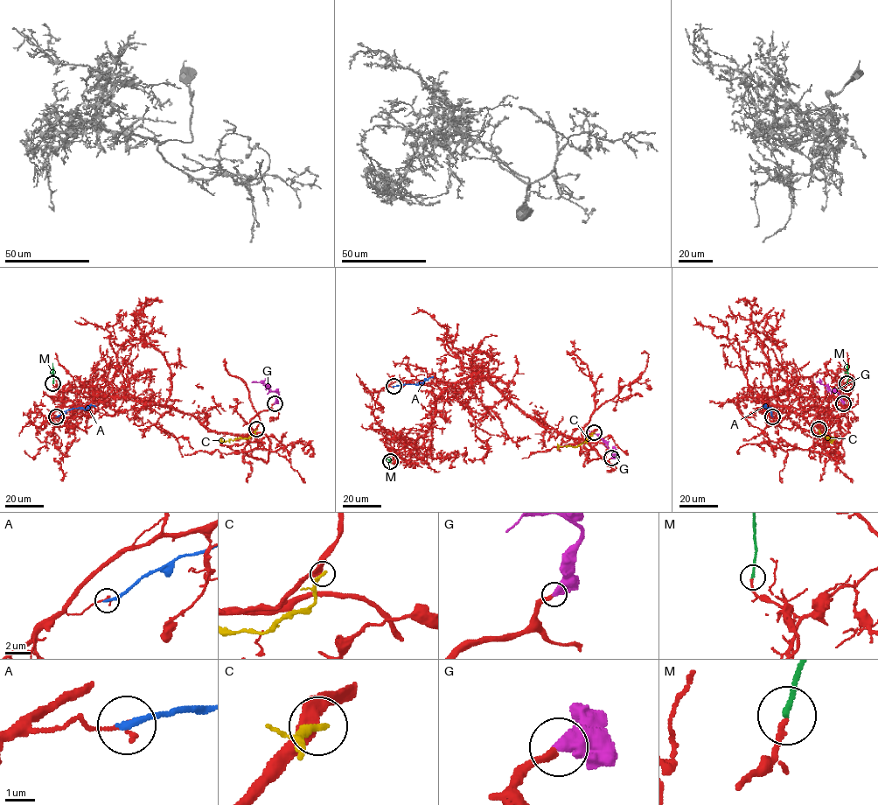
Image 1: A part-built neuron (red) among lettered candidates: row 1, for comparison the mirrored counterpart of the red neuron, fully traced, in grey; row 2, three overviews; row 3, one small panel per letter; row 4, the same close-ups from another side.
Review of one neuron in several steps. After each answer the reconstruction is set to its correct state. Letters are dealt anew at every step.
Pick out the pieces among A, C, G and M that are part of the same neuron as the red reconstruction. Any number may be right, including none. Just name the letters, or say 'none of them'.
G, M

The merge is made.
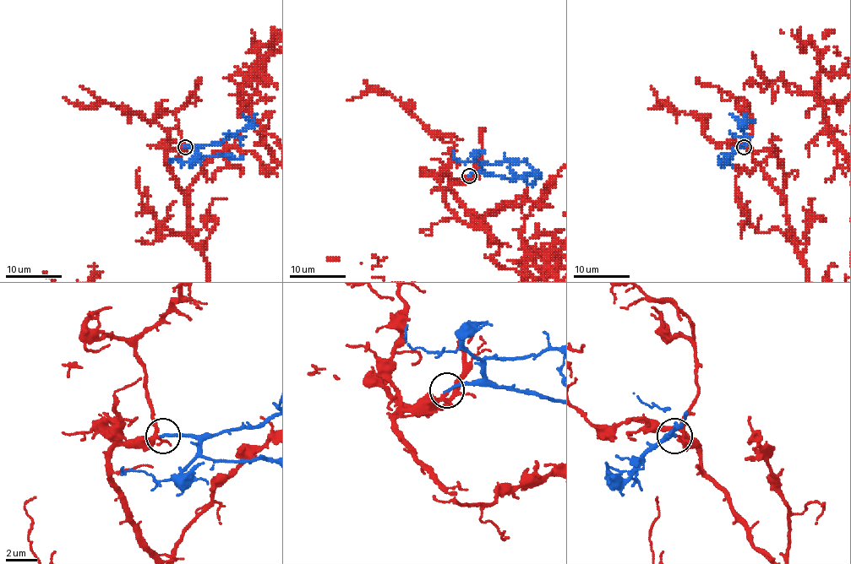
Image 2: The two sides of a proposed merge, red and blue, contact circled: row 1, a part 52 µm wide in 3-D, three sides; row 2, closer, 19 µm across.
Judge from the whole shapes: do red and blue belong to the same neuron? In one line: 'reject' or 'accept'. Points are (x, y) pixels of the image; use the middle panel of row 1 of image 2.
accept

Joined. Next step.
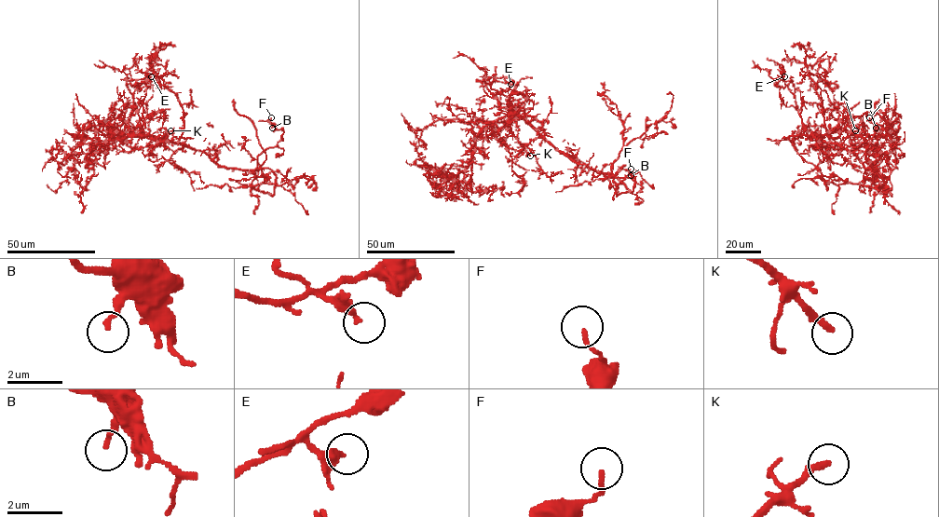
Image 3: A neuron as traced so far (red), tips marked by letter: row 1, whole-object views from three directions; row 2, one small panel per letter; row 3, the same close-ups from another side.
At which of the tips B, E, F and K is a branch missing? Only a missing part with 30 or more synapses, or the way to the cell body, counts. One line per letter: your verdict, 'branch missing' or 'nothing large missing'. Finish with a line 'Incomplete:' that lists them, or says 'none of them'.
B: nothing large missing
E: nothing large missing
F: nothing large missing
K: branch missing
Incomplete: K

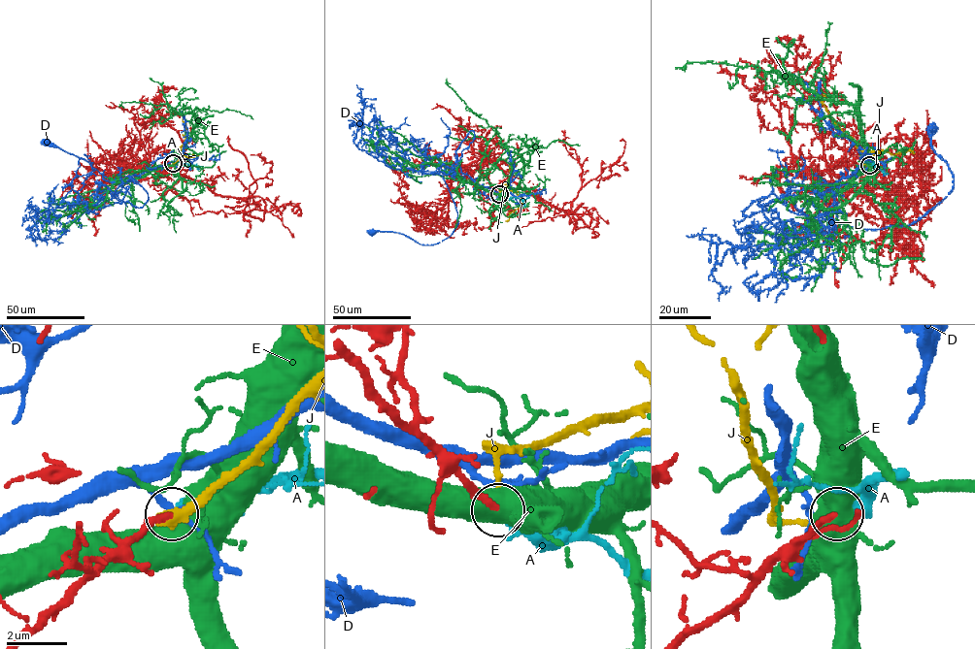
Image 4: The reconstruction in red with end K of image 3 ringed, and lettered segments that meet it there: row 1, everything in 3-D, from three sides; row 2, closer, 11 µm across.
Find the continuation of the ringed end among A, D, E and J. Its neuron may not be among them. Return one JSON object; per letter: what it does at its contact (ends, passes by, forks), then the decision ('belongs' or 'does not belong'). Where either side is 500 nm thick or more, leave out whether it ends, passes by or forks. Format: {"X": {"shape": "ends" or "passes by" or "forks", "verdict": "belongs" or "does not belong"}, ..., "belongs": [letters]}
{"A": {"shape": "ends", "verdict": "belongs"}, "D": {"shape": "forks", "verdict": "does not belong"}, "E": {"verdict": "does not belong"}, "J": {"shape": "ends", "verdict": "does not belong"}, "belongs": ["A"]}

